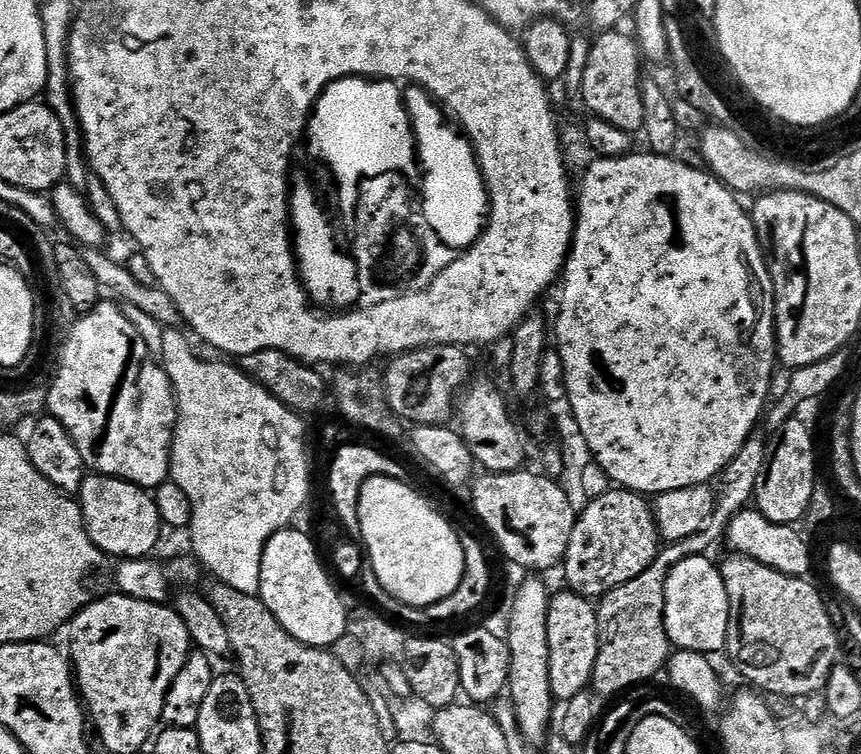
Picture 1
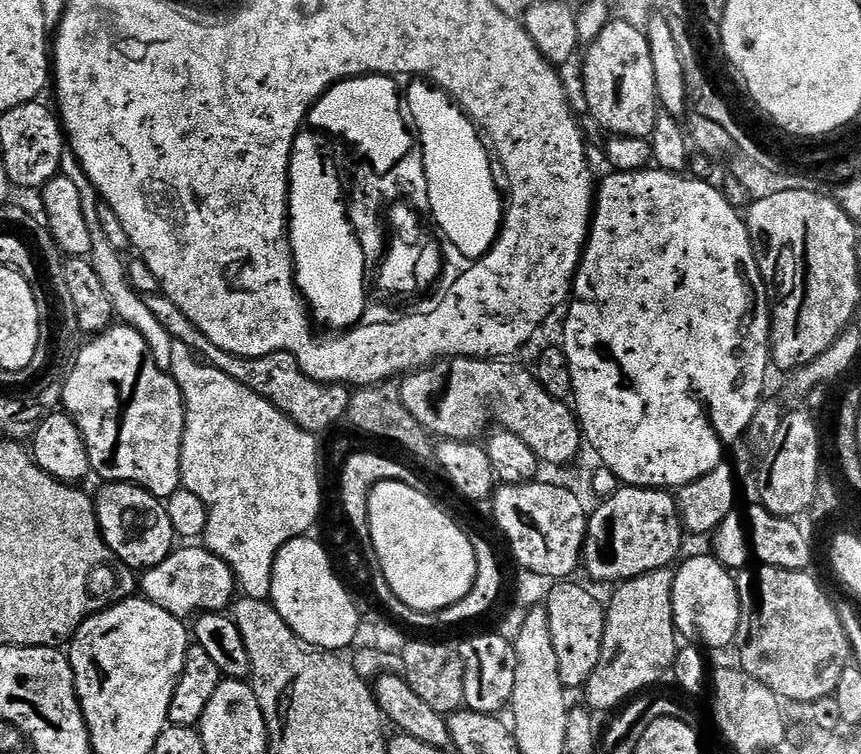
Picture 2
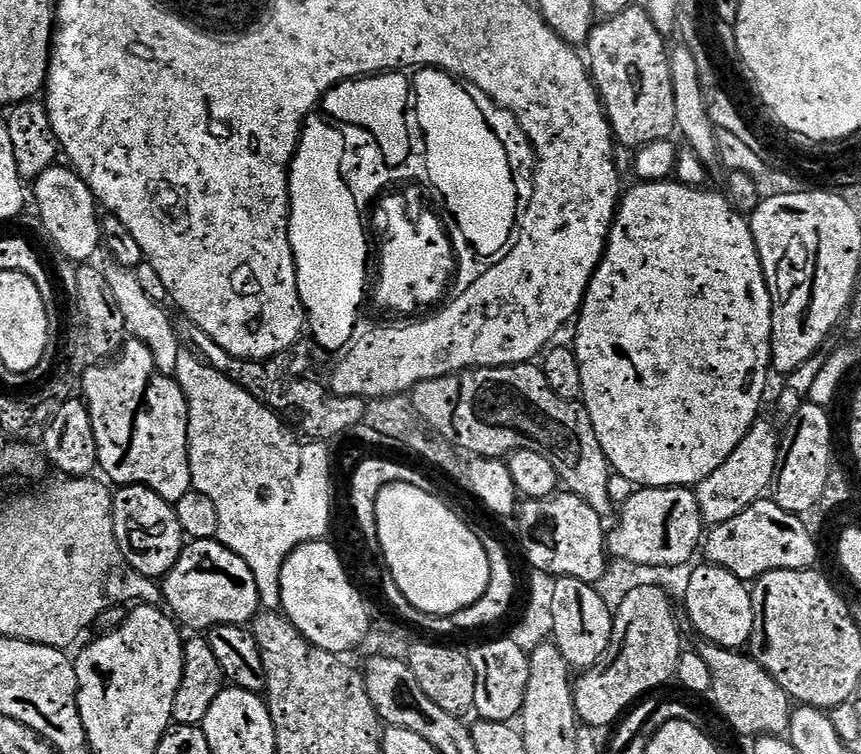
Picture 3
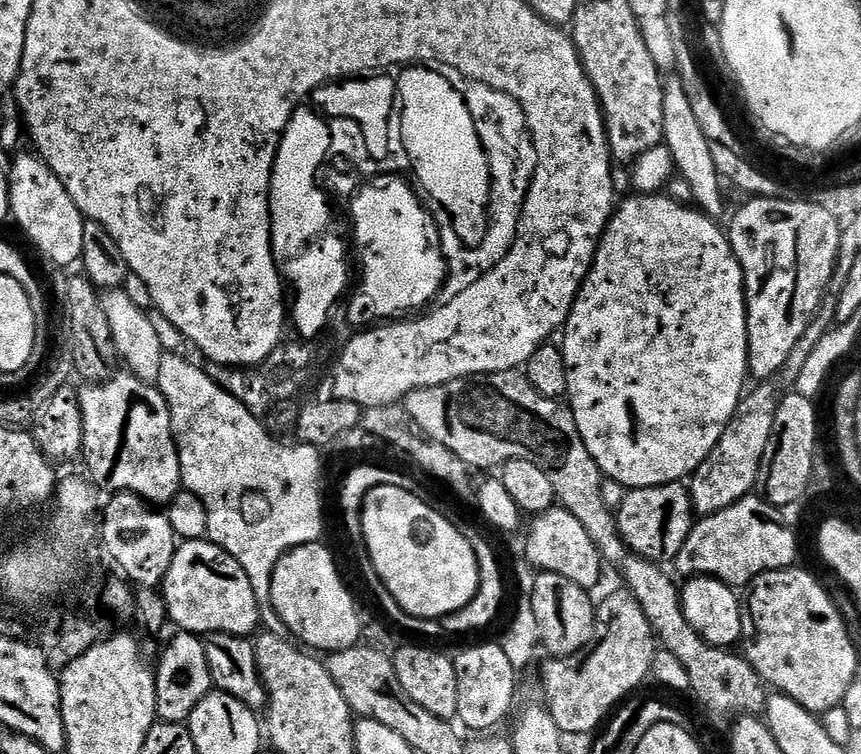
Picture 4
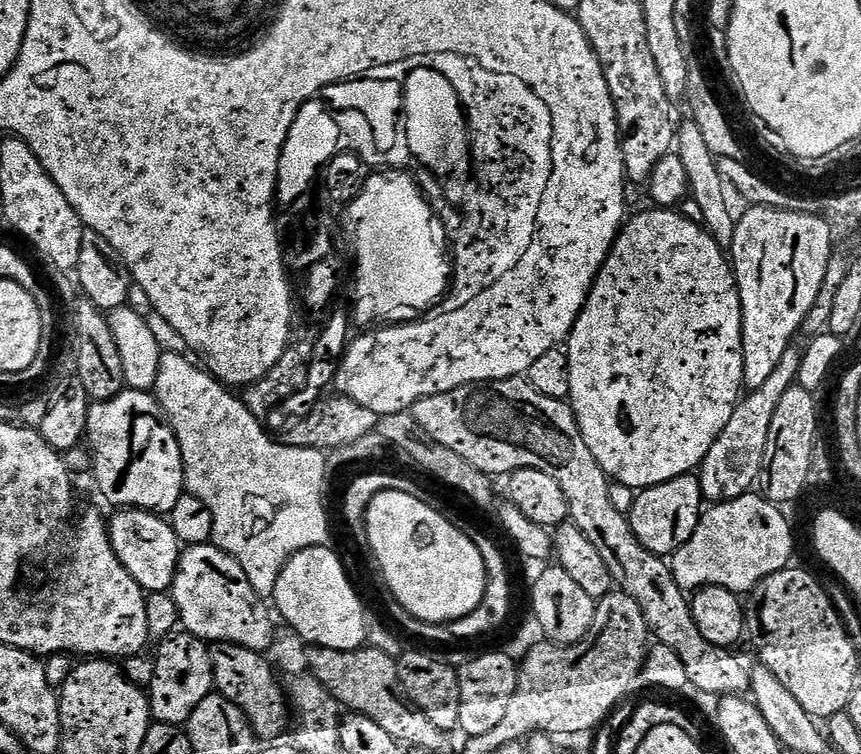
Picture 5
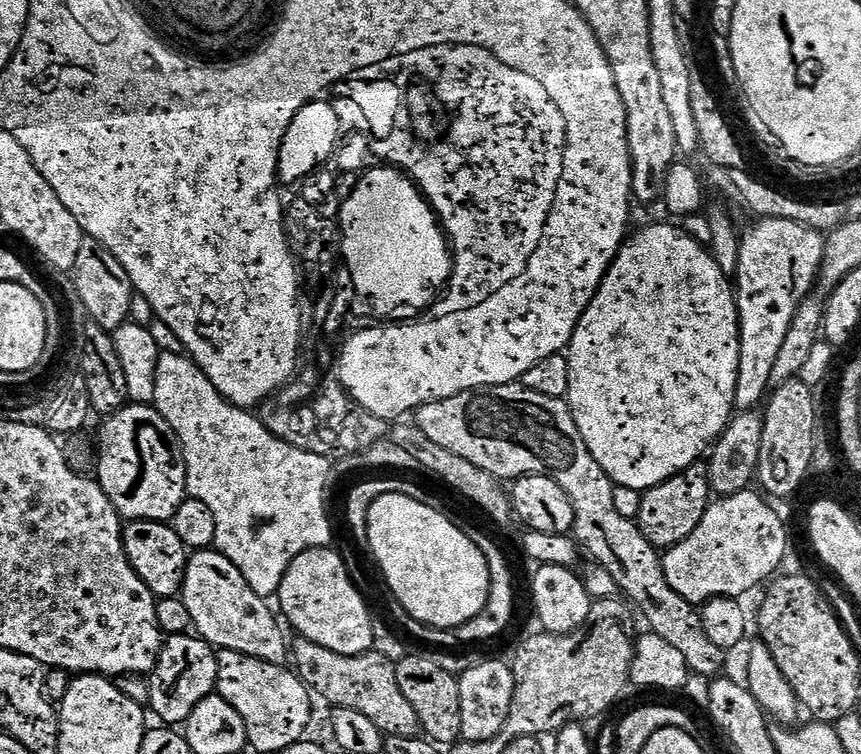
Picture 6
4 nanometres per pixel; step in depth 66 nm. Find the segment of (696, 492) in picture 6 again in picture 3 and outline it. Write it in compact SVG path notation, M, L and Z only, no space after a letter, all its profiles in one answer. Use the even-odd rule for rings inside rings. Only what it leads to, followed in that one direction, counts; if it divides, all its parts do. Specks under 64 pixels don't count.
M641 487L624 504L616 529L606 536L606 548L615 558L644 567L668 567L686 563L702 544L702 521L695 491L691 487Z

